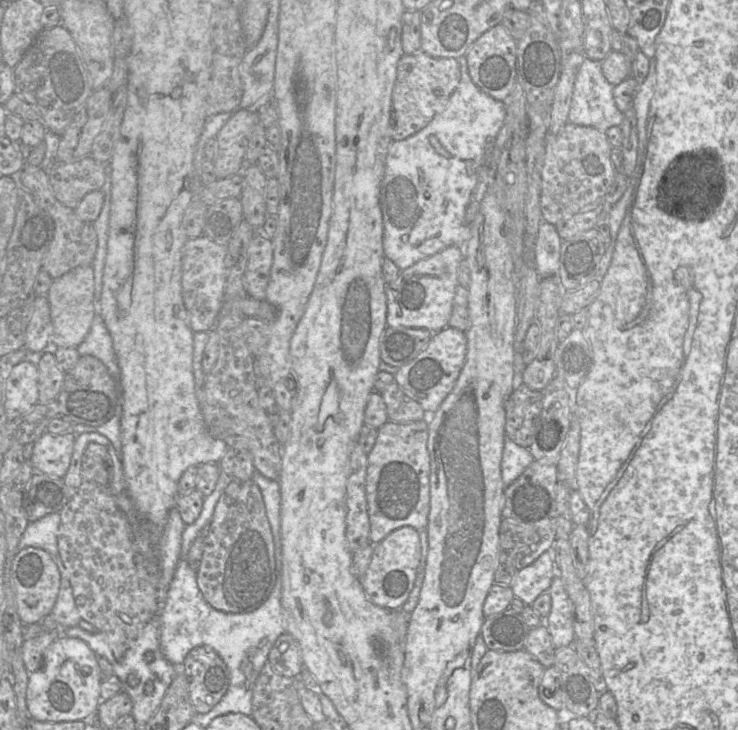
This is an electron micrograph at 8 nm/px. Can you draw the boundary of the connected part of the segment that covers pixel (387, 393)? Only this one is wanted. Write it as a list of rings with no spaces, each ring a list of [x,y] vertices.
[[[395,381],[381,393],[387,407],[389,421],[410,423],[426,419],[429,414]]]

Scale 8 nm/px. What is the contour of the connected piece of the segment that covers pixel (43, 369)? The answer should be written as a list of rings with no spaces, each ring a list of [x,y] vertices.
[[[50,352],[43,353],[36,362],[38,368],[38,403],[53,401],[59,394],[65,372],[63,372]]]

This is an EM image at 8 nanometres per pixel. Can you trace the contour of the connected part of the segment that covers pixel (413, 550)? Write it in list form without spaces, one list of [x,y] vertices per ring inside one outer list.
[[[404,526],[396,529],[381,542],[374,544],[369,566],[359,578],[367,598],[373,604],[388,610],[401,608],[414,586],[420,559],[419,531],[413,527]]]

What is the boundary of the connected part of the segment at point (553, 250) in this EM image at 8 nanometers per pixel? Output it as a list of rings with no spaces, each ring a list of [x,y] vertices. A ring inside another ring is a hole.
[[[542,221],[533,247],[533,265],[540,278],[557,277],[561,241],[556,227]]]

